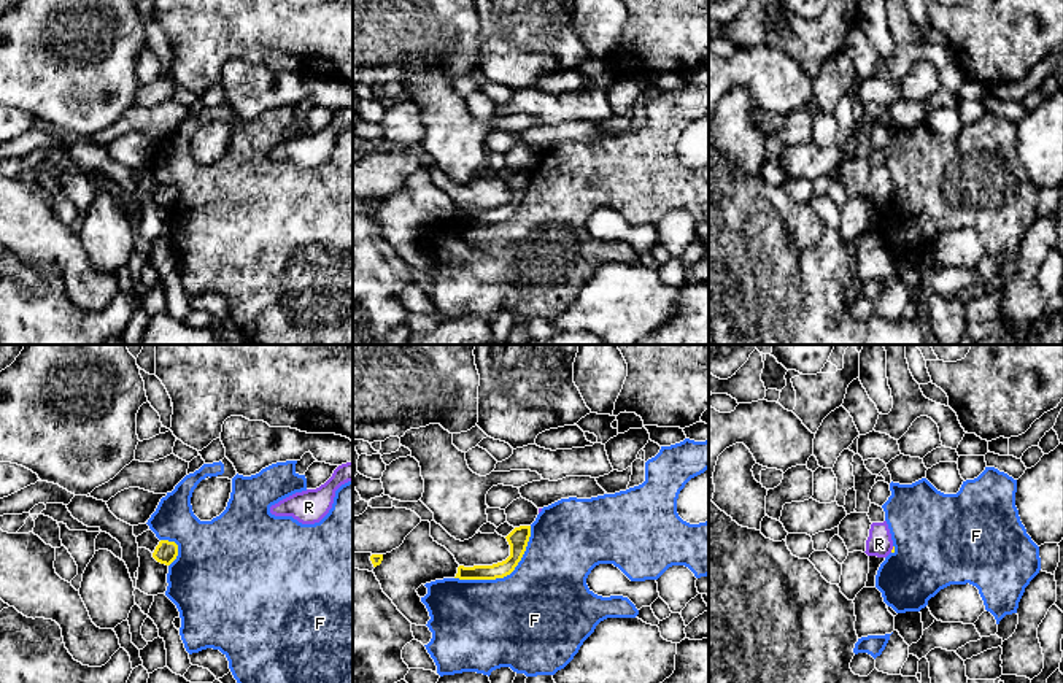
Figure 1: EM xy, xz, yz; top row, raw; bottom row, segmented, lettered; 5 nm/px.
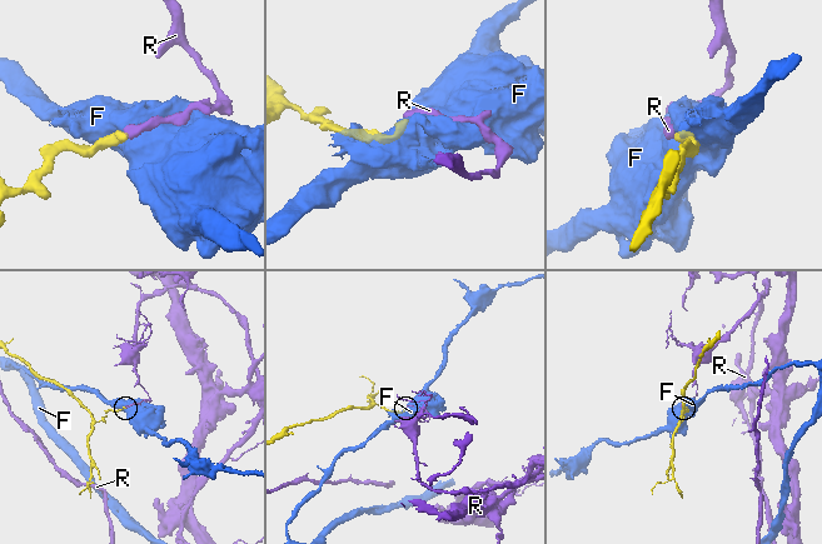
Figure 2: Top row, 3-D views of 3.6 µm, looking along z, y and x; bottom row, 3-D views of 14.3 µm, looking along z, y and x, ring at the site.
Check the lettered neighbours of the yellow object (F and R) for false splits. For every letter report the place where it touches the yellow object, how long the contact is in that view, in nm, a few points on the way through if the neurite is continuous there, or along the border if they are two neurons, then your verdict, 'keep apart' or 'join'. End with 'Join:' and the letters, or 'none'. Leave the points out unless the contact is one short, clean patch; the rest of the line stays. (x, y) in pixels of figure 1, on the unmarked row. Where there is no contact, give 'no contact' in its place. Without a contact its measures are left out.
F: xz (506, 219) | 480 nm | along xz (531, 170), (526, 194), (509, 218), (494, 223), (455, 223) | keep apart
R: yz (892, 194) | 40 nm | along yz (893, 191), (890, 196) | keep apart
Join: none

